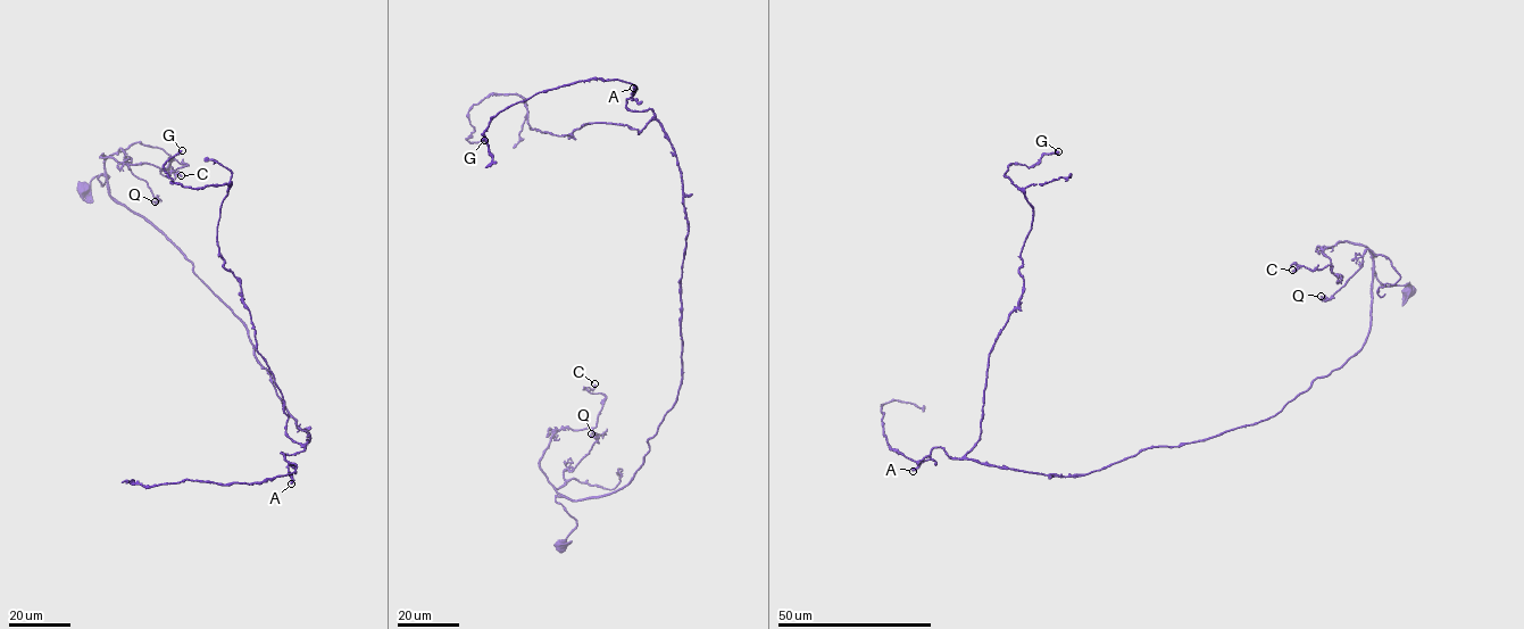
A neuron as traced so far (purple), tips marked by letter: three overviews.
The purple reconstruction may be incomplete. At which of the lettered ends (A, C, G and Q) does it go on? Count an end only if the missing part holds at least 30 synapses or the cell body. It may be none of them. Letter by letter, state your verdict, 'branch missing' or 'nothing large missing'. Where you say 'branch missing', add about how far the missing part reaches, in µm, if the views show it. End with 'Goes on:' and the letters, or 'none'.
A: nothing large missing
C: nothing large missing
G: nothing large missing
Q: nothing large missing
Goes on: none

